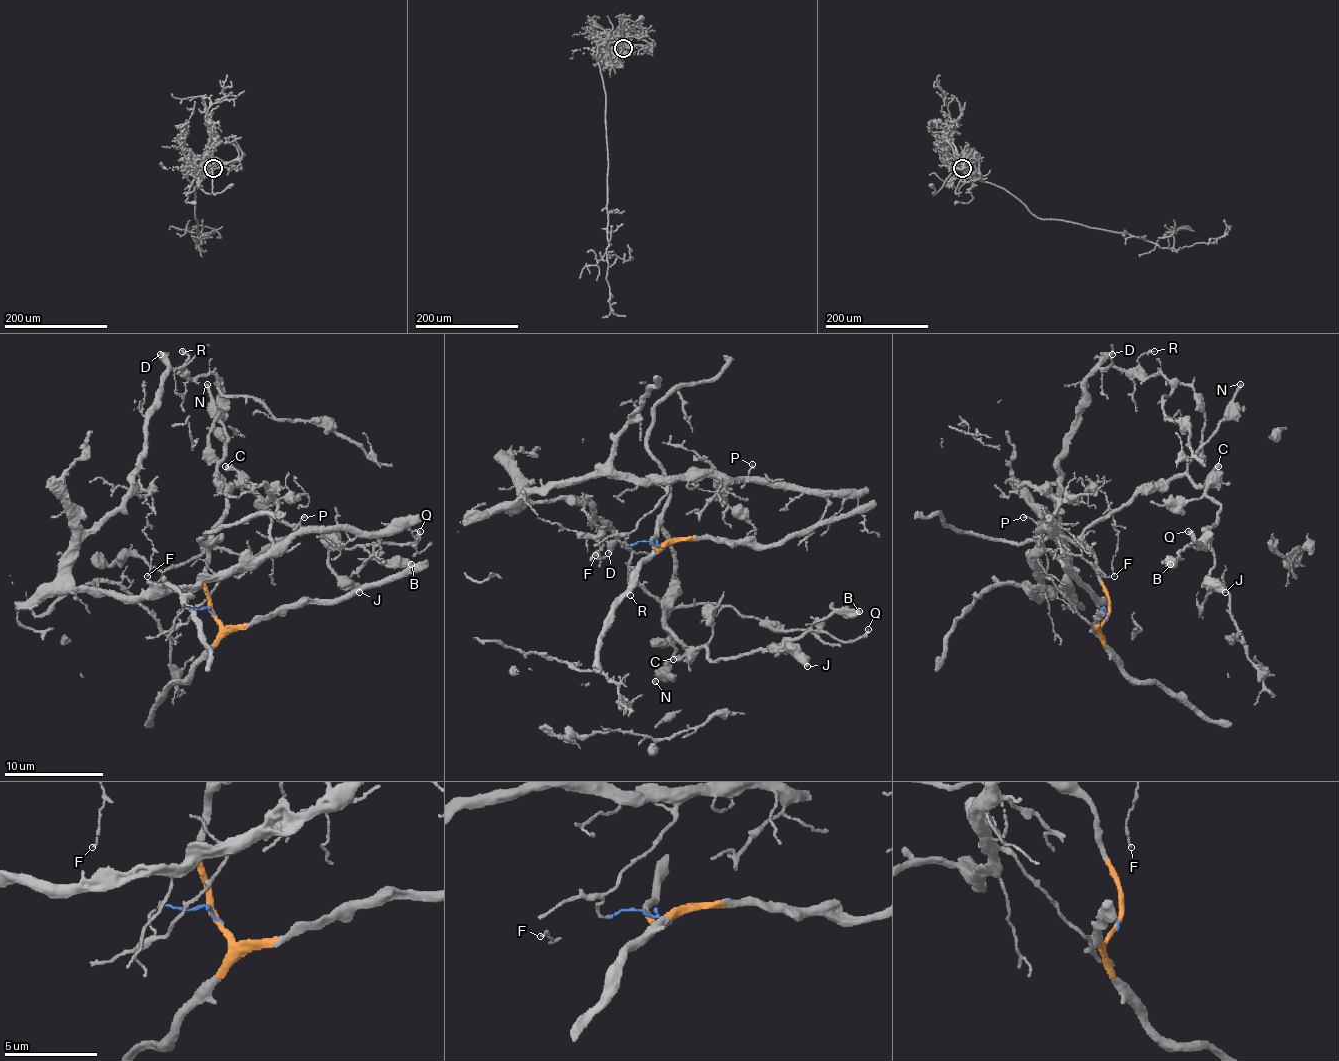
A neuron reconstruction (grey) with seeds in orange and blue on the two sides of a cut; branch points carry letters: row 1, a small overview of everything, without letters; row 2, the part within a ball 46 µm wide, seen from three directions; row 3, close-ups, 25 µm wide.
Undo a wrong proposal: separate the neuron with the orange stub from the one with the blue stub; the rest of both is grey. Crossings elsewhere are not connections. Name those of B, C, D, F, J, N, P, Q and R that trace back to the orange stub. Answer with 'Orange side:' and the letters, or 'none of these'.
Orange side: B, C, J, N, Q

